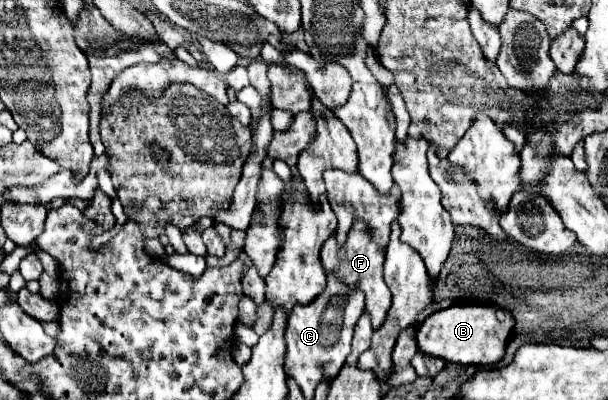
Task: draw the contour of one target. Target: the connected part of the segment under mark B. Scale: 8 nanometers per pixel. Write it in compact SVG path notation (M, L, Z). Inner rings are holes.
M452 305L430 315L416 333L418 349L426 355L434 355L458 365L490 365L498 363L514 329L514 317L508 309L494 305Z

